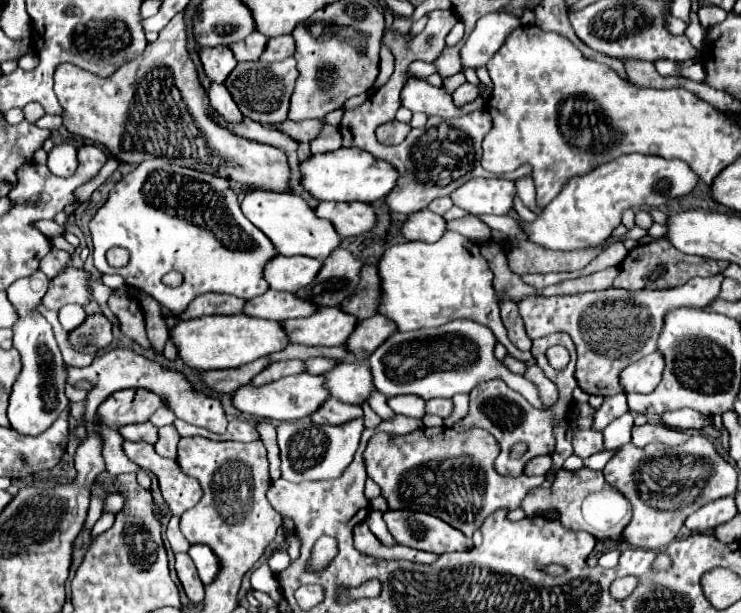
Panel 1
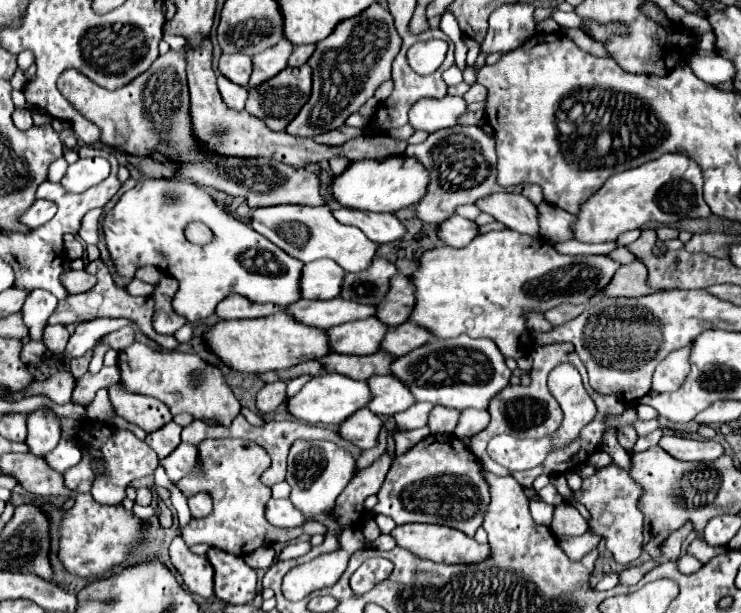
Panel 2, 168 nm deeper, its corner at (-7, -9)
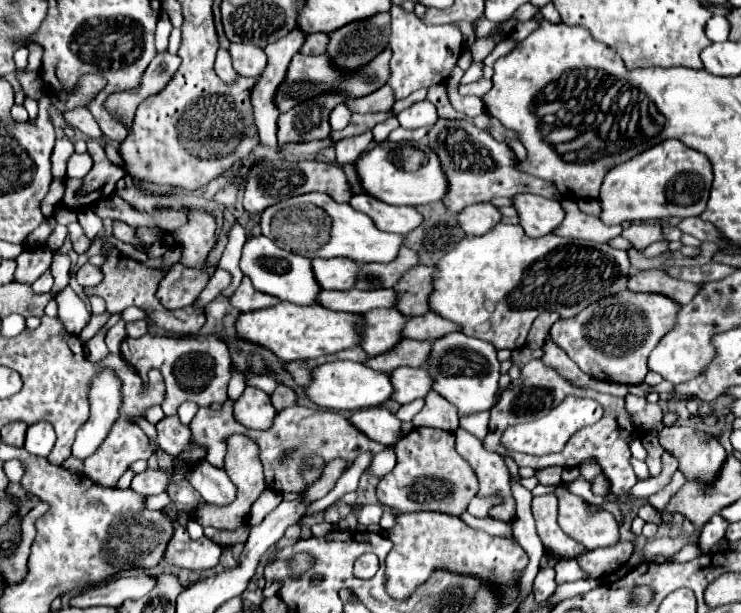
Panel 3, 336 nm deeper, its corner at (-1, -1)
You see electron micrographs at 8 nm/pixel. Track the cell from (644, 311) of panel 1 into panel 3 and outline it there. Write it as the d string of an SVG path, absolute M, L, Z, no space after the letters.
M624 290L590 304L574 318L554 322L550 336L588 376L626 386L642 384L648 372L648 354L676 326L678 310L680 304L664 294Z

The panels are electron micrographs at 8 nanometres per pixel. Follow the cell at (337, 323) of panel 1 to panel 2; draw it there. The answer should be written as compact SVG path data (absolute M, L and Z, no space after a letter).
M364 318L334 326L328 330L332 348L338 354L368 356L380 350L380 344L390 328L378 318Z

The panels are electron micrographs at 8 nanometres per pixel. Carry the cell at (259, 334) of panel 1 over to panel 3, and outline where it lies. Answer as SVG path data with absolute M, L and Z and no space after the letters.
M278 302L274 308L240 314L234 328L240 340L264 346L284 362L294 362L294 360L318 358L324 354L334 354L338 350L358 346L360 320L362 320L360 314L334 312L318 304L296 306L290 302Z

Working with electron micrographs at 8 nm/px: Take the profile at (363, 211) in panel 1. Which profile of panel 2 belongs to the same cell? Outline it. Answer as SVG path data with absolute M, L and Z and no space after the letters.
M340 208L340 210L334 210L334 216L342 224L358 226L370 240L378 244L400 240L406 234L406 226L396 218L396 214L376 214L376 212L366 214L354 208Z

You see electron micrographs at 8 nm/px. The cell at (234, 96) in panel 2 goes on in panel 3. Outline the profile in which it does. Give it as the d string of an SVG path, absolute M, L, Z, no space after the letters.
M220 48L220 50L218 50L218 56L216 56L216 74L218 74L220 80L226 82L226 84L234 84L236 78L238 78L238 74L236 74L234 68L232 68L230 54L228 54L224 48Z

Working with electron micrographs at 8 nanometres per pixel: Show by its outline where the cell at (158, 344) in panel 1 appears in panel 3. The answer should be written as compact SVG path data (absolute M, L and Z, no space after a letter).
M176 264L162 278L156 298L168 310L186 308L186 306L194 304L194 300L204 290L204 286L212 274L214 274L214 270L208 270L208 268L202 268L202 272L194 272L194 268Z

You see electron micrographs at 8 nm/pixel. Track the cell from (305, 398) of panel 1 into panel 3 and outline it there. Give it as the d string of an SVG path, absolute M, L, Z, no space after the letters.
M332 362L316 366L310 374L310 384L306 386L306 396L320 408L332 410L332 412L354 412L370 406L380 406L384 400L388 400L392 394L392 384L388 380L388 374L376 372L372 368L366 368L360 362Z

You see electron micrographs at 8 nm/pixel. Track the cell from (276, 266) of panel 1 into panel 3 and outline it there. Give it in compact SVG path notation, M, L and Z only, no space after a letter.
M314 258L312 270L316 276L316 282L324 290L350 290L356 280L358 266L352 260L342 258Z

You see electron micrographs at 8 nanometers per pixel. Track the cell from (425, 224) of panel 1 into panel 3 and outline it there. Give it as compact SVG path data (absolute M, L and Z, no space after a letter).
M472 204L466 206L462 212L458 212L458 228L472 236L472 234L484 234L488 232L494 224L500 222L500 212L492 204Z

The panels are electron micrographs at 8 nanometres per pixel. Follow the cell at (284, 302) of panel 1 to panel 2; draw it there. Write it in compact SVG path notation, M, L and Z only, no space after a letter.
M332 298L332 300L298 300L292 306L286 308L288 314L292 314L298 322L314 326L314 328L332 328L350 320L370 318L376 314L376 306L368 304L356 304L352 300L344 298Z

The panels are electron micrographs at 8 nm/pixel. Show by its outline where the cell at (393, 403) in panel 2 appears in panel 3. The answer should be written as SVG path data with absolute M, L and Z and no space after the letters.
M396 368L390 372L390 382L394 386L394 394L390 398L398 404L408 404L430 392L430 376L426 376L424 368Z

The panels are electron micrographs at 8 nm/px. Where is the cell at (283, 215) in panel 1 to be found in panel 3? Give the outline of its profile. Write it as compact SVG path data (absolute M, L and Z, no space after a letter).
M318 192L292 196L284 202L268 206L260 214L260 230L280 248L286 248L294 254L306 258L342 256L360 264L394 260L404 240L404 236L400 234L380 232L378 228L374 228L372 220L366 214L354 212L354 208L350 208L348 204L338 204L330 200L330 196Z

